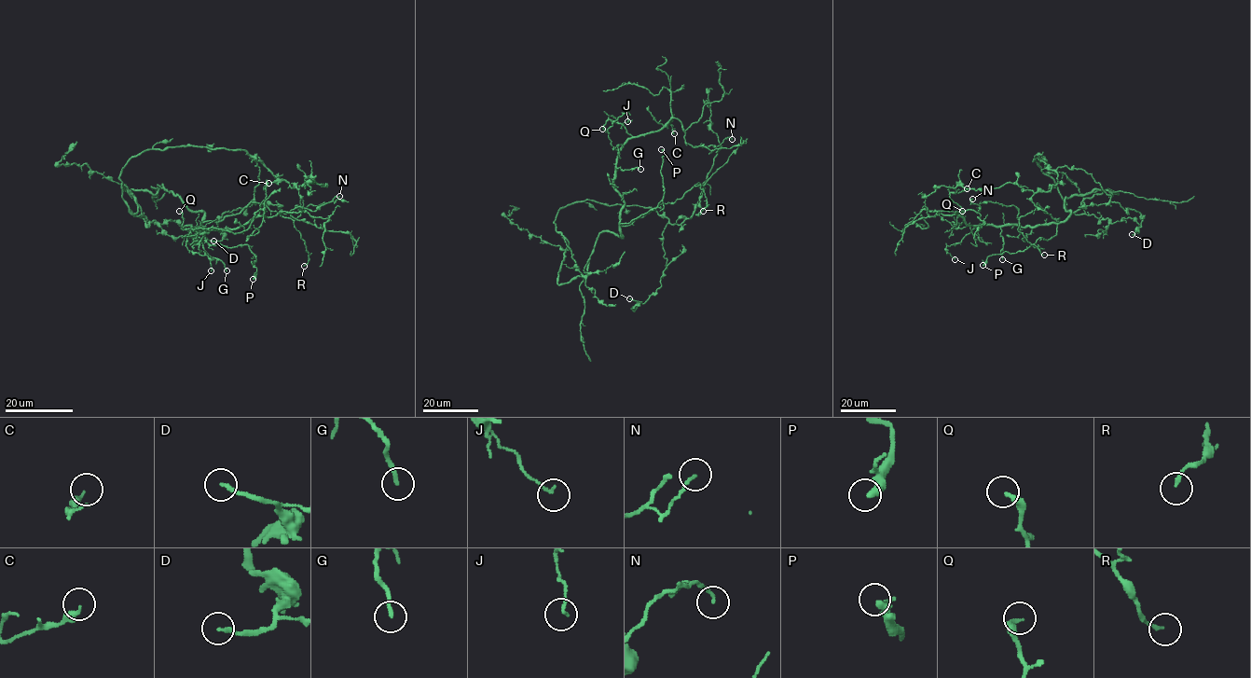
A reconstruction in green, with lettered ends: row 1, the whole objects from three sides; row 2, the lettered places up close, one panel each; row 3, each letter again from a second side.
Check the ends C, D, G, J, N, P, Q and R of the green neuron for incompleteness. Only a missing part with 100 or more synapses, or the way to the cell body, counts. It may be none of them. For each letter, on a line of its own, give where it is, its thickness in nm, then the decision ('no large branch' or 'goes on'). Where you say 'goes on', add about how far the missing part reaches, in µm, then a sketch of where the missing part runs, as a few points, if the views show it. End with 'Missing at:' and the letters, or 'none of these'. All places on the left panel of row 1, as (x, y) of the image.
C: (268, 183) | 240 nm | no large branch
D: (213, 241) | 190 nm | no large branch
G: (226, 270) | 190 nm | no large branch
J: (211, 270) | 130 nm | no large branch
N: (339, 196) | 130 nm | no large branch
P: (253, 279) | 280 nm | no large branch
Q: (179, 211) | 260 nm | no large branch
R: (304, 266) | 140 nm | no large branch
Missing at: none of these

